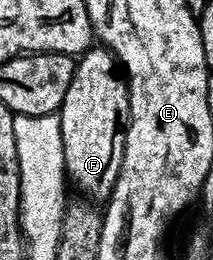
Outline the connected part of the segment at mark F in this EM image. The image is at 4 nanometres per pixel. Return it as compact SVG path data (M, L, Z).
M100 44L93 45L79 55L74 80L70 80L66 100L62 100L58 111L67 181L71 185L73 182L84 193L81 195L93 203L107 203L118 180L129 112L128 83L122 77L121 67L111 50Z

